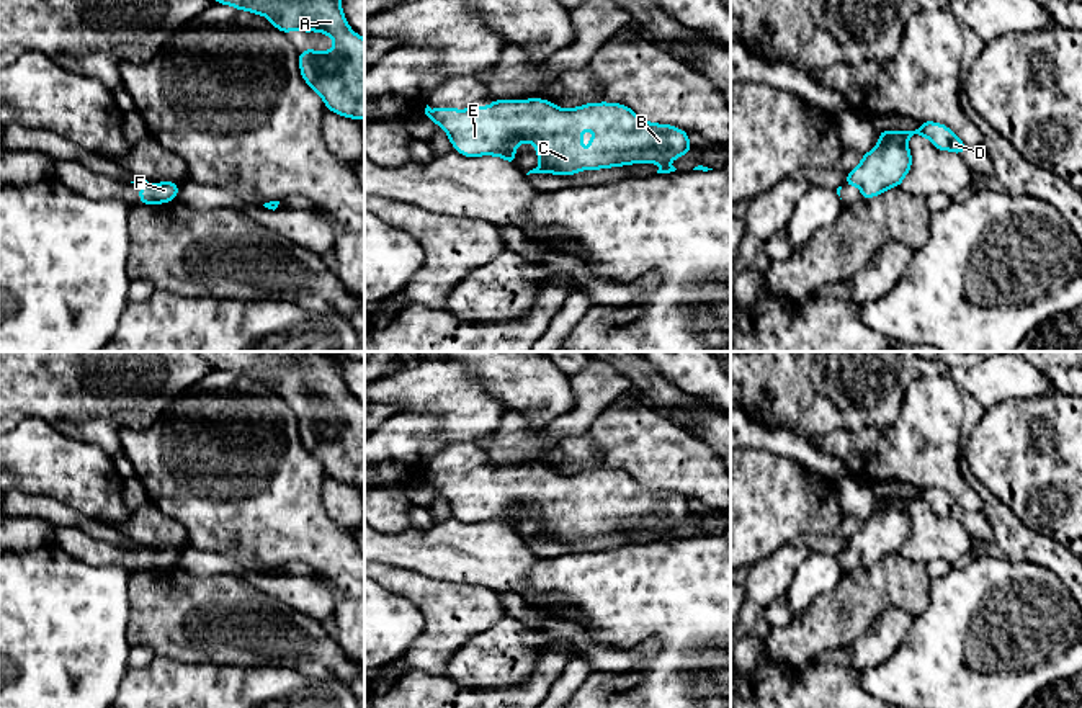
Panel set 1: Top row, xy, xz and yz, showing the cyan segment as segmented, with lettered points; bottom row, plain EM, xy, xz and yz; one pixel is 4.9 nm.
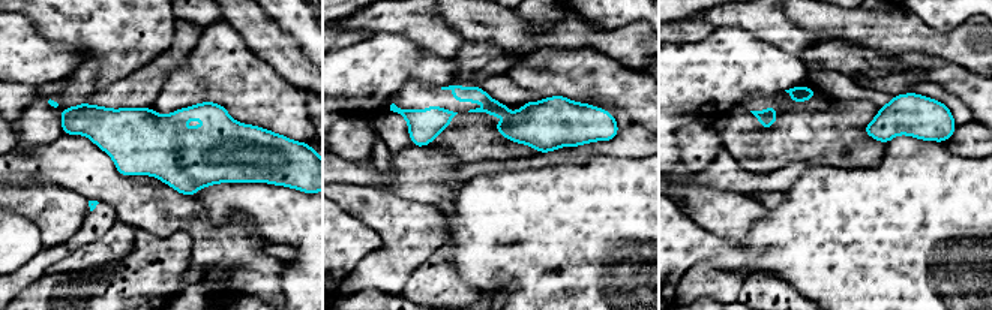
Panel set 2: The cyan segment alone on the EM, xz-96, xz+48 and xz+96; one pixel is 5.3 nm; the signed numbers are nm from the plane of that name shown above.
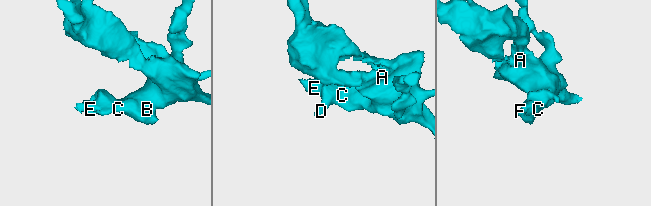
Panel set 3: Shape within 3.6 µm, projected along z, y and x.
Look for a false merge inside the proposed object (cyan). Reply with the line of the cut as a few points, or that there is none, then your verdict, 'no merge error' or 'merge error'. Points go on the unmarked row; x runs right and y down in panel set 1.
no cut | no merge error

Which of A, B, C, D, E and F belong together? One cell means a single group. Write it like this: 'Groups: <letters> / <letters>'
Groups: A B C D E F

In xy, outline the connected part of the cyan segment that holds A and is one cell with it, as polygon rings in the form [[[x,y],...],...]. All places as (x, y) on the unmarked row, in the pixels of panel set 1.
[[[199,352],[214,368],[230,371],[237,376],[247,376],[255,381],[266,383],[275,394],[288,401],[293,396],[302,399],[319,397],[330,402],[335,409],[332,417],[302,415],[299,422],[299,435],[306,450],[322,463],[327,476],[335,481],[347,482],[356,487],[364,484],[364,406],[358,402],[347,389],[342,376],[342,356],[325,352]]]

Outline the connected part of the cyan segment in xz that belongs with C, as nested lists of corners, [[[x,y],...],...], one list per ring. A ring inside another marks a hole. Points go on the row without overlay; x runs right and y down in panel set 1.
[[[497,464],[490,473],[476,471],[467,476],[438,474],[428,471],[425,481],[445,495],[454,517],[466,523],[495,522],[515,531],[515,515],[528,507],[538,518],[539,531],[530,540],[574,541],[582,538],[621,533],[631,530],[664,530],[657,540],[670,540],[677,535],[670,527],[690,518],[688,499],[670,491],[647,489],[631,474],[621,469],[587,469],[572,476],[559,474],[549,466],[528,464],[515,468]],[[595,495],[588,509],[588,523],[582,527],[582,497]]]

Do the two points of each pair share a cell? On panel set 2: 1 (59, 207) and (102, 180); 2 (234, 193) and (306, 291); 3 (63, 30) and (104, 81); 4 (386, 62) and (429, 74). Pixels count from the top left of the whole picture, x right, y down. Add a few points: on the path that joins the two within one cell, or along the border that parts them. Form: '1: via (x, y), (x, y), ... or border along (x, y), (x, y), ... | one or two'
1: border along (45, 181), (53, 181), (89, 199) | two
2: via (263, 202), (306, 246), (306, 262) | one
3: via (80, 33), (105, 59), (105, 65) | one
4: via (396, 62), (419, 65) | one

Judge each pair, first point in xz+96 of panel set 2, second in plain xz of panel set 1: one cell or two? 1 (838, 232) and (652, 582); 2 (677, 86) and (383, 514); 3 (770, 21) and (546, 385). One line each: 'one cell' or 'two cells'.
1: one cell
2: two cells
3: two cells

